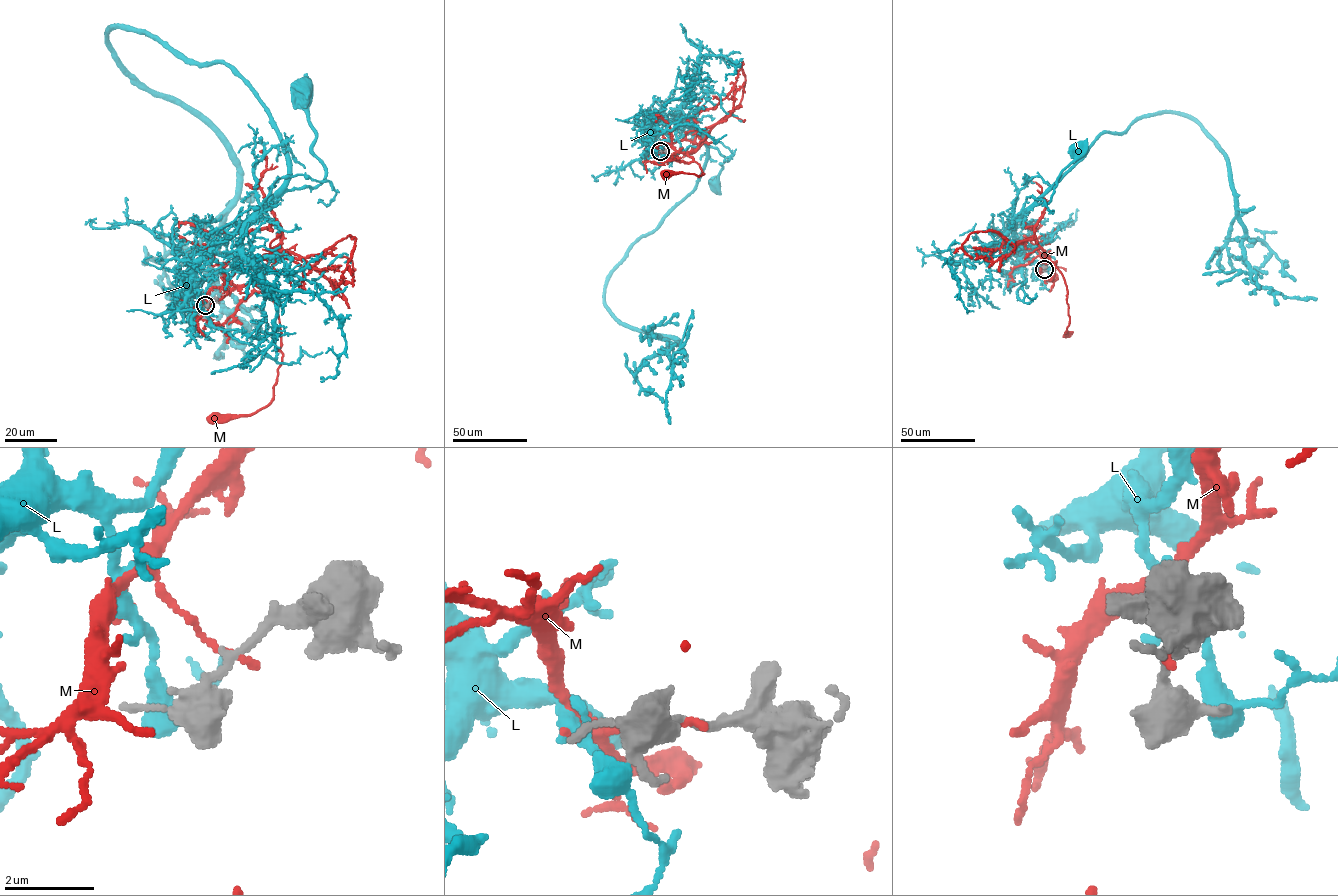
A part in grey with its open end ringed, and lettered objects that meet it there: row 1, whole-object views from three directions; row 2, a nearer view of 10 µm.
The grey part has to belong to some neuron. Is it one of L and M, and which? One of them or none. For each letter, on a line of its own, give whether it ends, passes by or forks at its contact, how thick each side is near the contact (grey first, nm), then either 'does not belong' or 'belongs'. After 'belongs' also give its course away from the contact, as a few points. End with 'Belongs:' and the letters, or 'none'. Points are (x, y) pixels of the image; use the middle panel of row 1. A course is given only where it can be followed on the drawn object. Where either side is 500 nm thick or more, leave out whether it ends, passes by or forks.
L: it passes by; 440 nm thick on the grey side, 480 nm on the other; does not belong
M: it ends there; 180 nm thick on the grey side, 150 nm on the other; does not belong
Belongs: none

